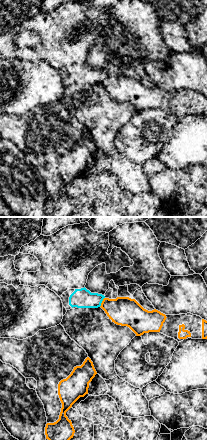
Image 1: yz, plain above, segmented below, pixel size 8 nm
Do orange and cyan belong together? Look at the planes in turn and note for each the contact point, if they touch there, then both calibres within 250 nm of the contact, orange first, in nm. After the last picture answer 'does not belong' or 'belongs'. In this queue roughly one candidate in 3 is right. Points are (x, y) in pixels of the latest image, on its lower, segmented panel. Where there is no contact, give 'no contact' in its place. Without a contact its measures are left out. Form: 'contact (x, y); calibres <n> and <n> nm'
contact (102, 302); calibres 240 and 160 nm

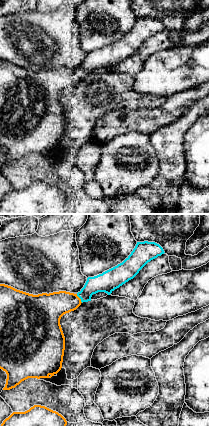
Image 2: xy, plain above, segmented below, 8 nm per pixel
contact (79, 298); calibres 220 and 160 nm

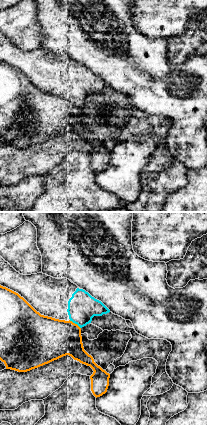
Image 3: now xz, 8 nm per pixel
contact (74, 323); calibres 340 and 240 nm

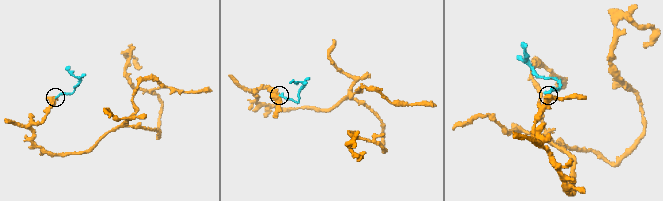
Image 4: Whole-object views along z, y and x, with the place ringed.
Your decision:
belongs

